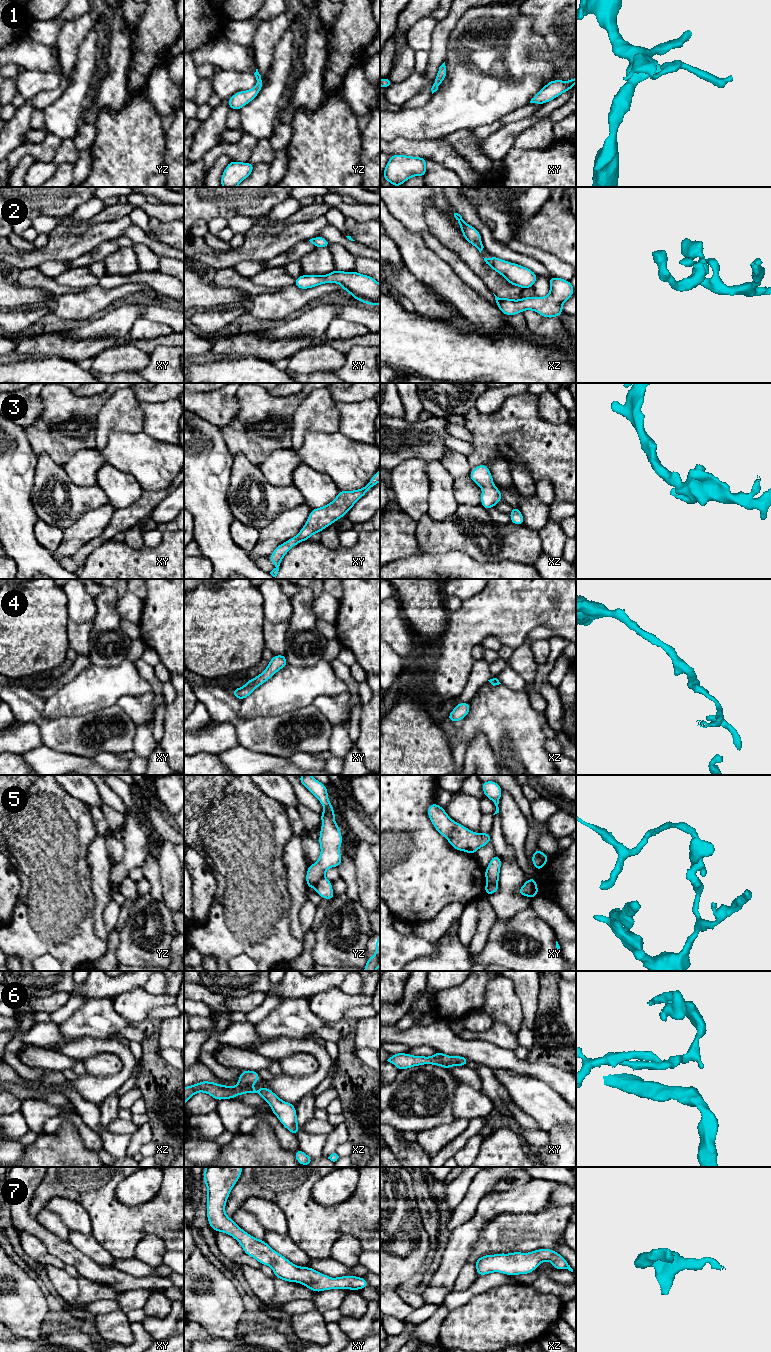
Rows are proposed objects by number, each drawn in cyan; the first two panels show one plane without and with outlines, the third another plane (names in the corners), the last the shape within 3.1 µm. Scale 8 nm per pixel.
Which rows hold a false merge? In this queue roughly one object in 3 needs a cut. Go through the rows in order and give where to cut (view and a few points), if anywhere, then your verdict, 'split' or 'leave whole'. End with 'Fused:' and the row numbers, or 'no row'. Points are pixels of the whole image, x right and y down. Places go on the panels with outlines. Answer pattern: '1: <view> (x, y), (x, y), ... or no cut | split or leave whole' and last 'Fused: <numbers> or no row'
1: no cut | leave whole
2: no cut | leave whole
3: no cut | leave whole
4: no cut | leave whole
5: yz (324, 875), (313, 887) | split
6: xz (238, 1081), (252, 1082) | split
7: no cut | leave whole
Fused: 5, 6

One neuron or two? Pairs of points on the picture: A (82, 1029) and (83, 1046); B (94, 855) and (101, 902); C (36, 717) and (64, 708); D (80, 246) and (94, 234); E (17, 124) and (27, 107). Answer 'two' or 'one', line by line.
A: two
B: one
C: two
D: one
E: one

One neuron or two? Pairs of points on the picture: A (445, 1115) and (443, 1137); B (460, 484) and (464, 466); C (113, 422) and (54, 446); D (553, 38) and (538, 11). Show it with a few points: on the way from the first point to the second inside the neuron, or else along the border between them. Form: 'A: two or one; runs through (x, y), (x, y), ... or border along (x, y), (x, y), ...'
A: two; border along (454, 1118), (450, 1123), (439, 1124), (422, 1131)
B: two; border along (468, 474), (454, 479)
C: two; border along (102, 406), (98, 412), (96, 422), (96, 447)
D: one; runs through (552, 31), (548, 27), (548, 21), (545, 18)

